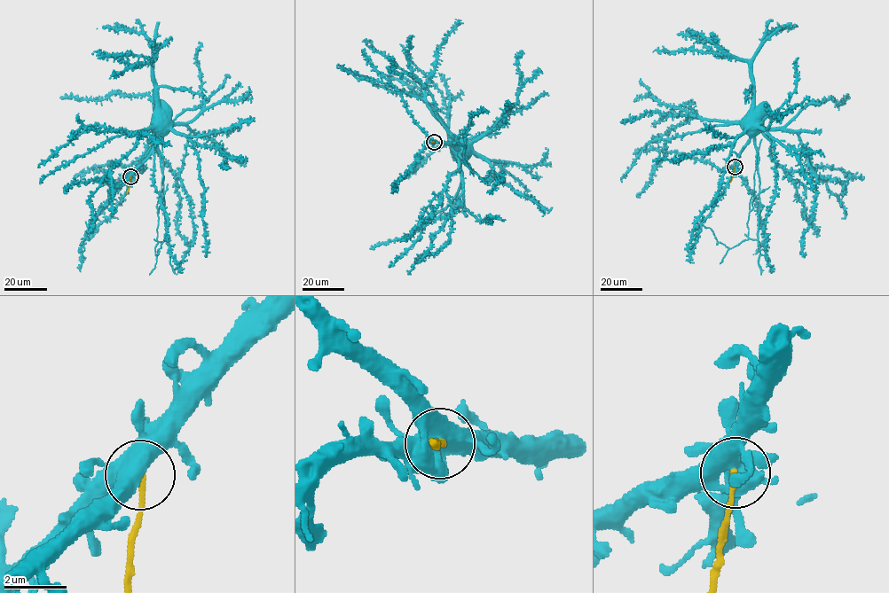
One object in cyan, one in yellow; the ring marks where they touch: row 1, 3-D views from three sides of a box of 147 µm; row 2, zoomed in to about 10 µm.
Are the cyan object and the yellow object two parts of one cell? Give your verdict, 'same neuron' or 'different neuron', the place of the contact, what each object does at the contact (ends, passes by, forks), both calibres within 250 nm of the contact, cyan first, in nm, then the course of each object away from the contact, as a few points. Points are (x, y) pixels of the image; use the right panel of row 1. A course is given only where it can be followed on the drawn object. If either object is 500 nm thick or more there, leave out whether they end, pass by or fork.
different neuron; place (735, 167); cyan forks; yellow ends; calibres 480 and 180 nm; course cyan (735, 167), (737, 154), (749, 138), (743, 123), (750, 128); course yellow (735, 167), (729, 182)

